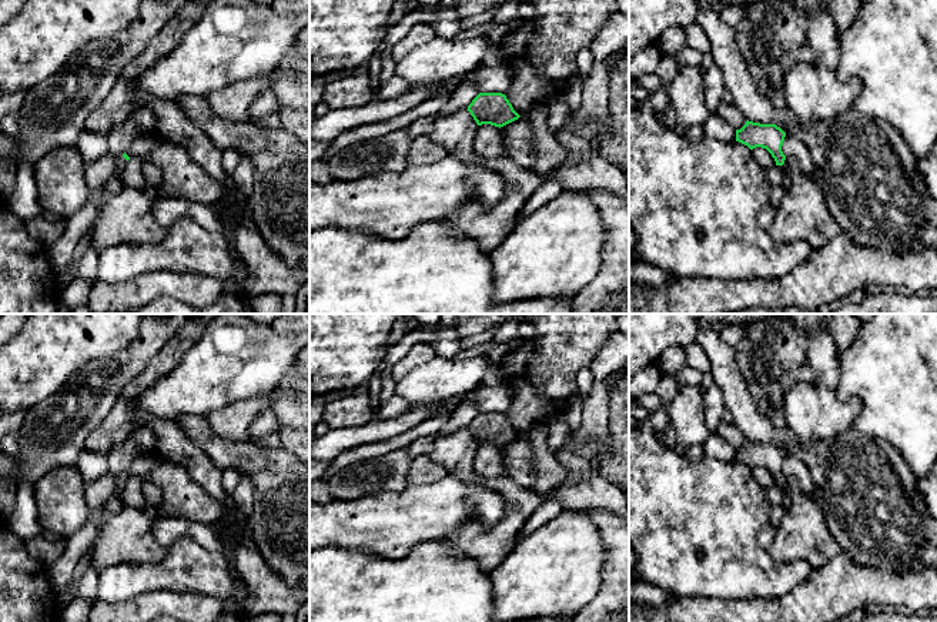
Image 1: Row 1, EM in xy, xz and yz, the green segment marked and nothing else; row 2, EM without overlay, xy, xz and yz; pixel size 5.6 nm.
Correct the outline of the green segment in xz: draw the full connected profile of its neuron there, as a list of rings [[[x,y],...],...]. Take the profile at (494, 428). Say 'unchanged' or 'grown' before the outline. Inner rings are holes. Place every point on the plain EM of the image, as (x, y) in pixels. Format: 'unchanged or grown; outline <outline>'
unchanged; outline [[[479,412],[468,431],[478,445],[491,444],[499,448],[521,437],[502,412]]]

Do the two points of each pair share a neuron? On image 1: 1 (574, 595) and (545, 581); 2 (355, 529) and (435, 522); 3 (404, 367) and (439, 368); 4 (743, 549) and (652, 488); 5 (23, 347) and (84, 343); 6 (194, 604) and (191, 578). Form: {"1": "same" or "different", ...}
{"1": "same", "2": "same", "3": "different", "4": "same", "5": "same", "6": "different"}

